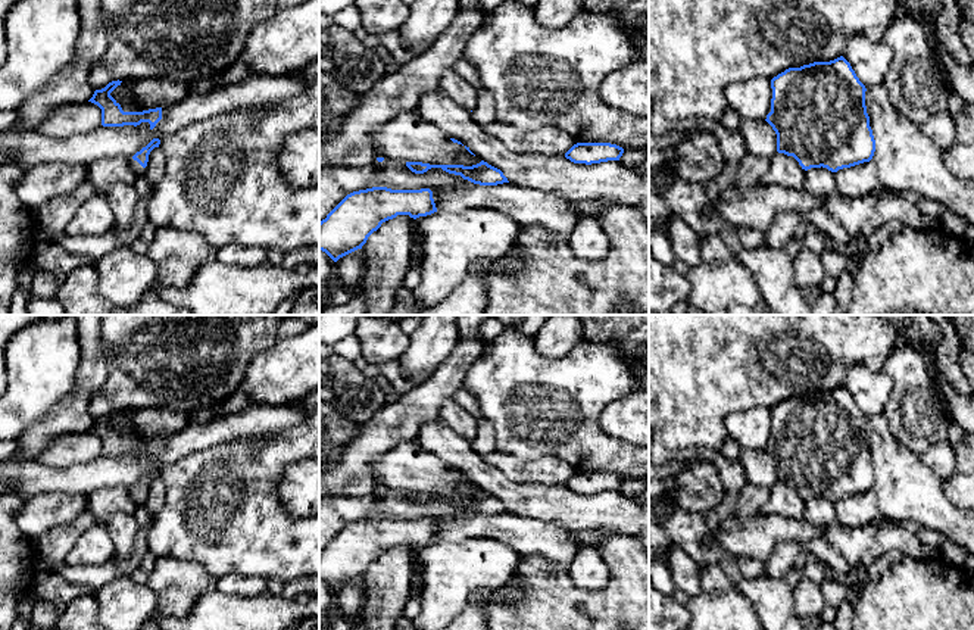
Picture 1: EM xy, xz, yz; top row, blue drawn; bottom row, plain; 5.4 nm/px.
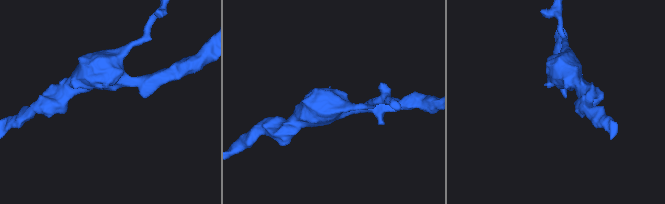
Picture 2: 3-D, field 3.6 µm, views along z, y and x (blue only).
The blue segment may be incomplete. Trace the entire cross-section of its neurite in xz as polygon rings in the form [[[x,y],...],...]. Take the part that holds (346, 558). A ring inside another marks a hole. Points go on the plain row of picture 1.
[[[372,517],[353,521],[319,552],[319,580],[337,592],[340,587],[362,578],[368,567],[383,552],[397,545],[409,545],[416,549],[434,542],[437,537],[430,518]]]

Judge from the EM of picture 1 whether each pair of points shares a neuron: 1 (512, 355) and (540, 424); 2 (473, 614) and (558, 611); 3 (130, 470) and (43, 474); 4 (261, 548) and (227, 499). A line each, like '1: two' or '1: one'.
1: one
2: two
3: one
4: one

